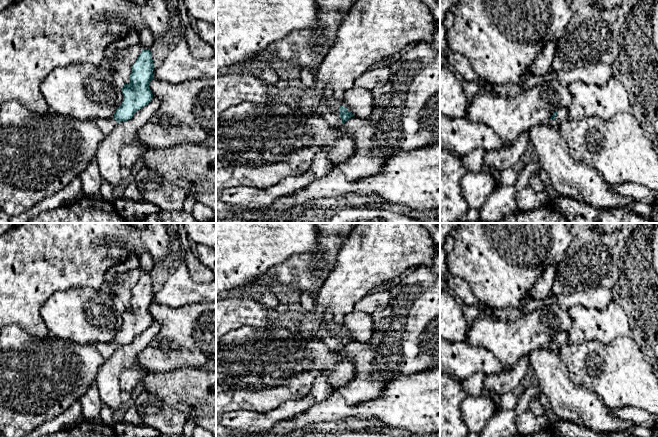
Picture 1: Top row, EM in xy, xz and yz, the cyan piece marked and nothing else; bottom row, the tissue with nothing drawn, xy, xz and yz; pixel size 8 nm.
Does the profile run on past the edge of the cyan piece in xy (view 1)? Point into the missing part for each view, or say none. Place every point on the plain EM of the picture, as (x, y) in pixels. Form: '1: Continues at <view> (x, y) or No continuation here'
1: Continues at xy (106, 349)

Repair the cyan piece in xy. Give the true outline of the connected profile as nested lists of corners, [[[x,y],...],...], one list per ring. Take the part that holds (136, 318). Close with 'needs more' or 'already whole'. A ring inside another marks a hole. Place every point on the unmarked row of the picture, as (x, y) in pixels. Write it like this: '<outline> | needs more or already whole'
[[[142,273],[132,290],[129,307],[124,308],[122,312],[123,325],[114,340],[95,345],[105,360],[112,356],[117,347],[131,343],[138,334],[152,324],[153,318],[149,308],[154,303],[154,292],[150,273]]] | needs more

